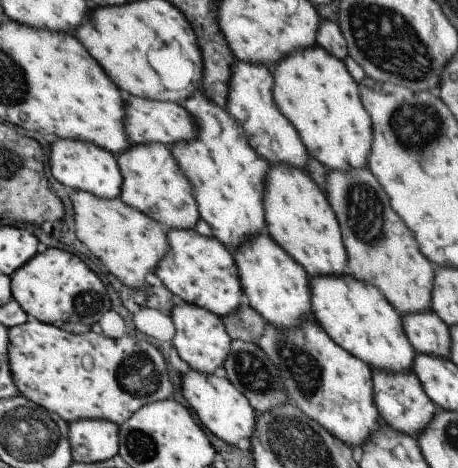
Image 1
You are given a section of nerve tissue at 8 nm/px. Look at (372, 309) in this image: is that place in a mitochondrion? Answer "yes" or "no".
no

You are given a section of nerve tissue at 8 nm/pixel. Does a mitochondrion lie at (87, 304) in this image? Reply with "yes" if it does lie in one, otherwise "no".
yes

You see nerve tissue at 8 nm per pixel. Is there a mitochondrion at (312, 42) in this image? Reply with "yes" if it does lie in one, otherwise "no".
no

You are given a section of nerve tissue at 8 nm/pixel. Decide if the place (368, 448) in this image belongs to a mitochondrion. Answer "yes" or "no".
no

